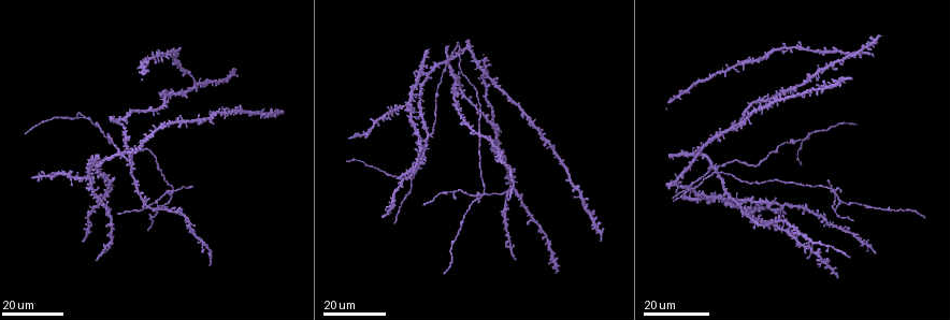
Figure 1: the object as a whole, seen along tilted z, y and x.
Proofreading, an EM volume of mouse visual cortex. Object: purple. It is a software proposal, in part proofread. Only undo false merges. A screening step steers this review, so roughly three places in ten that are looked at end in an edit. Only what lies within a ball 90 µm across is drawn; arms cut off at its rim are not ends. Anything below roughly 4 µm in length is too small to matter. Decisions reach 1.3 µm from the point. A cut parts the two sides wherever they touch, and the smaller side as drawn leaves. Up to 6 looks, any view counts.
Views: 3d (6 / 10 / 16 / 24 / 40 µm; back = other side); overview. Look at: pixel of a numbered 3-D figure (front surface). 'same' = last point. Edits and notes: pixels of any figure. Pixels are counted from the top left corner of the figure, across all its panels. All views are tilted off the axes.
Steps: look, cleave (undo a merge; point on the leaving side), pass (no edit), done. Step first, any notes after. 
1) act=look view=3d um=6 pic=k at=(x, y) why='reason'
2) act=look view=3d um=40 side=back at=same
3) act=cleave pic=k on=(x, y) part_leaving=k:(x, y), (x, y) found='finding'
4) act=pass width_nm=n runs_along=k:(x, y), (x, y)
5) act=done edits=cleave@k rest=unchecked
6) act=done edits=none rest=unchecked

act=look view=3d um=16 pic=1 at=(453, 57) why='four or more arms meet'

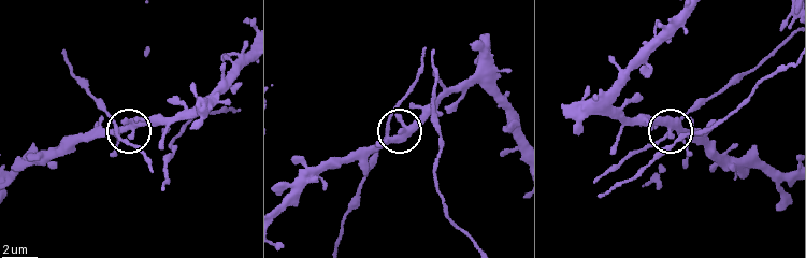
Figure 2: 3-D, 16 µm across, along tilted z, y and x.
act=look view=3d um=6 pic=2 at=(124, 127) why='zoom in'

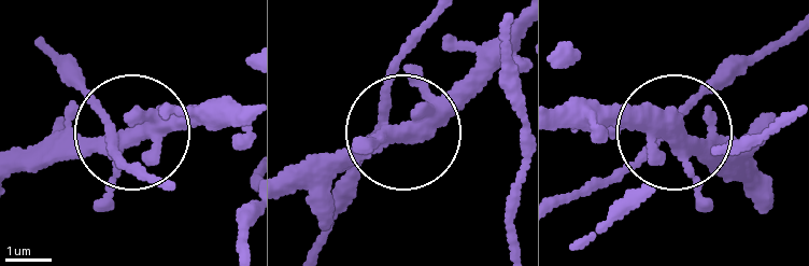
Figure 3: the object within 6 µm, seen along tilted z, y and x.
act=pass found='all the same neuron'

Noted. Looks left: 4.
act=look view=3d um=24 pic=1 at=(811, 132) why='three arms meet'

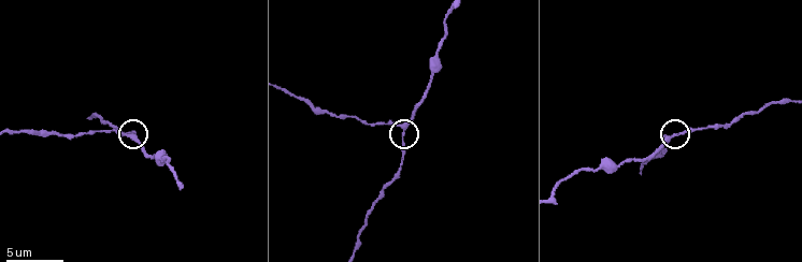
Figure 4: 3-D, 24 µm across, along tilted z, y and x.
act=look view=3d um=10 pic=4 at=(132, 135)

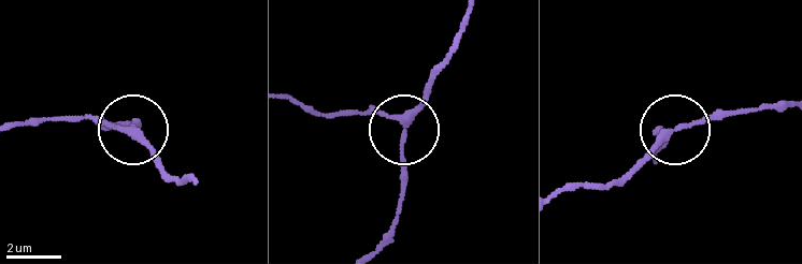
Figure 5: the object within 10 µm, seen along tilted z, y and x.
act=pass side_arm_um=17 runs_along=5:(468, 18), (407, 128), (400, 158), (402, 213) found='all the same neuron'

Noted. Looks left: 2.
act=look view=3d um=24 pic=1 at=(170, 190) why='four arms meet'

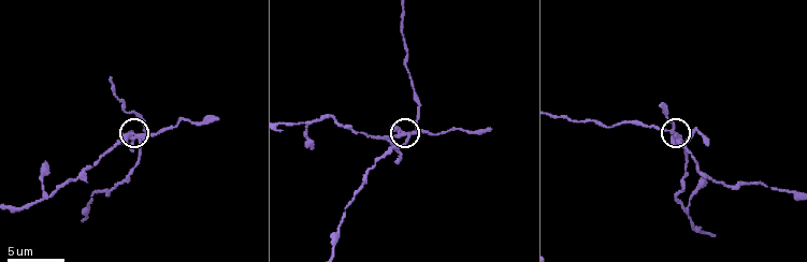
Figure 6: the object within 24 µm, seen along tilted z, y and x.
act=look view=3d um=6 pic=6 at=(678, 138)

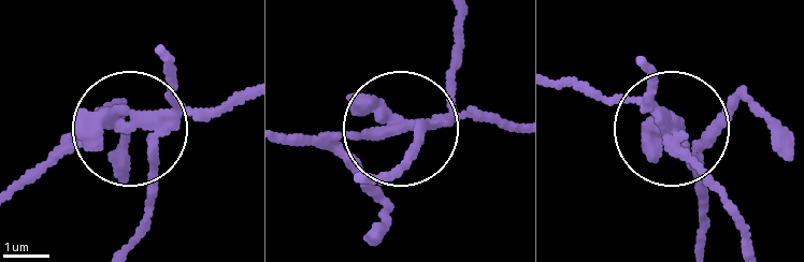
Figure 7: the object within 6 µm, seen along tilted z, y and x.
act=cleave pic=7 on=(376, 139) side_arm_um=23 part_leaving=7:(439, 116), (338, 139), (287, 134) found='a second neuron is stuck on'

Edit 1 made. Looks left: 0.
act=done edits=cleave@7 rest=unchecked

